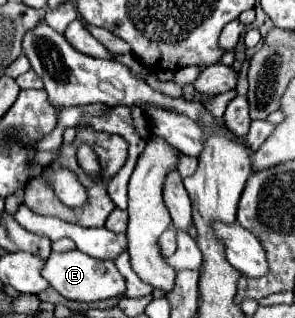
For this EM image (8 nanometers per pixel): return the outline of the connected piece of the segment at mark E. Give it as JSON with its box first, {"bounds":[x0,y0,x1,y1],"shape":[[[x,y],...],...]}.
{"bounds":[42,249,126,301],"shape":[[[78,249],[72,251],[64,251],[64,253],[50,253],[50,257],[46,259],[44,267],[42,267],[42,277],[64,297],[64,299],[72,299],[72,301],[102,301],[102,299],[110,299],[114,295],[122,295],[126,291],[126,281],[120,275],[120,271],[116,269],[116,265],[112,261],[102,261],[102,259],[94,259]]]}

